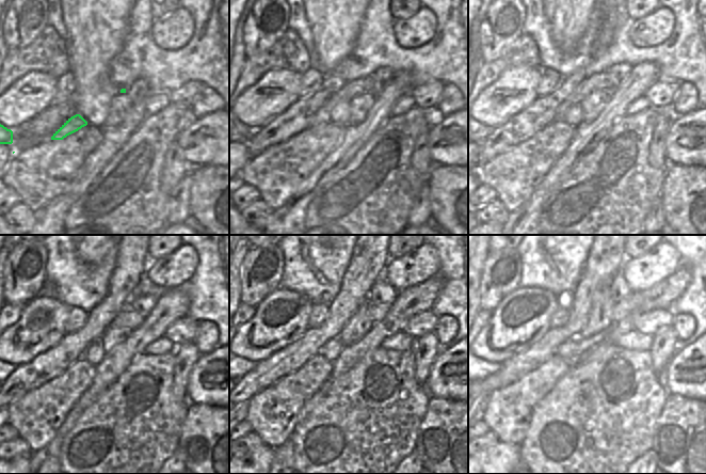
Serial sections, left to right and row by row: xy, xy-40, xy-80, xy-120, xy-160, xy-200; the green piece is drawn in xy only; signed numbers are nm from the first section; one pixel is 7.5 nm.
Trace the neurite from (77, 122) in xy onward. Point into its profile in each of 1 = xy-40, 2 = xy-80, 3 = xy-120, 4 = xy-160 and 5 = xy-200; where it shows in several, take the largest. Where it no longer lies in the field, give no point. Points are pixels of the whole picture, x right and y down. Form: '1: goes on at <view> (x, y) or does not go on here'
1: goes on at xy-40 (349, 90)
2: goes on at xy-80 (605, 81)
3: goes on at xy-120 (130, 319)
4: goes on at xy-160 (376, 312)
5: goes on at xy-200 (623, 309)

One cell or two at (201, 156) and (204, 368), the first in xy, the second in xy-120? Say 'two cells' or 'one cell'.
one cell

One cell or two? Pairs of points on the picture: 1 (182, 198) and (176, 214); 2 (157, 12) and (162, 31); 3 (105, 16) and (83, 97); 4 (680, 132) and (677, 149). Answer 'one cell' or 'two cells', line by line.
1: one cell
2: two cells
3: one cell
4: one cell

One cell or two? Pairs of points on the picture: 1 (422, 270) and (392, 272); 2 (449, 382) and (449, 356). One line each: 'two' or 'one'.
1: one
2: one

